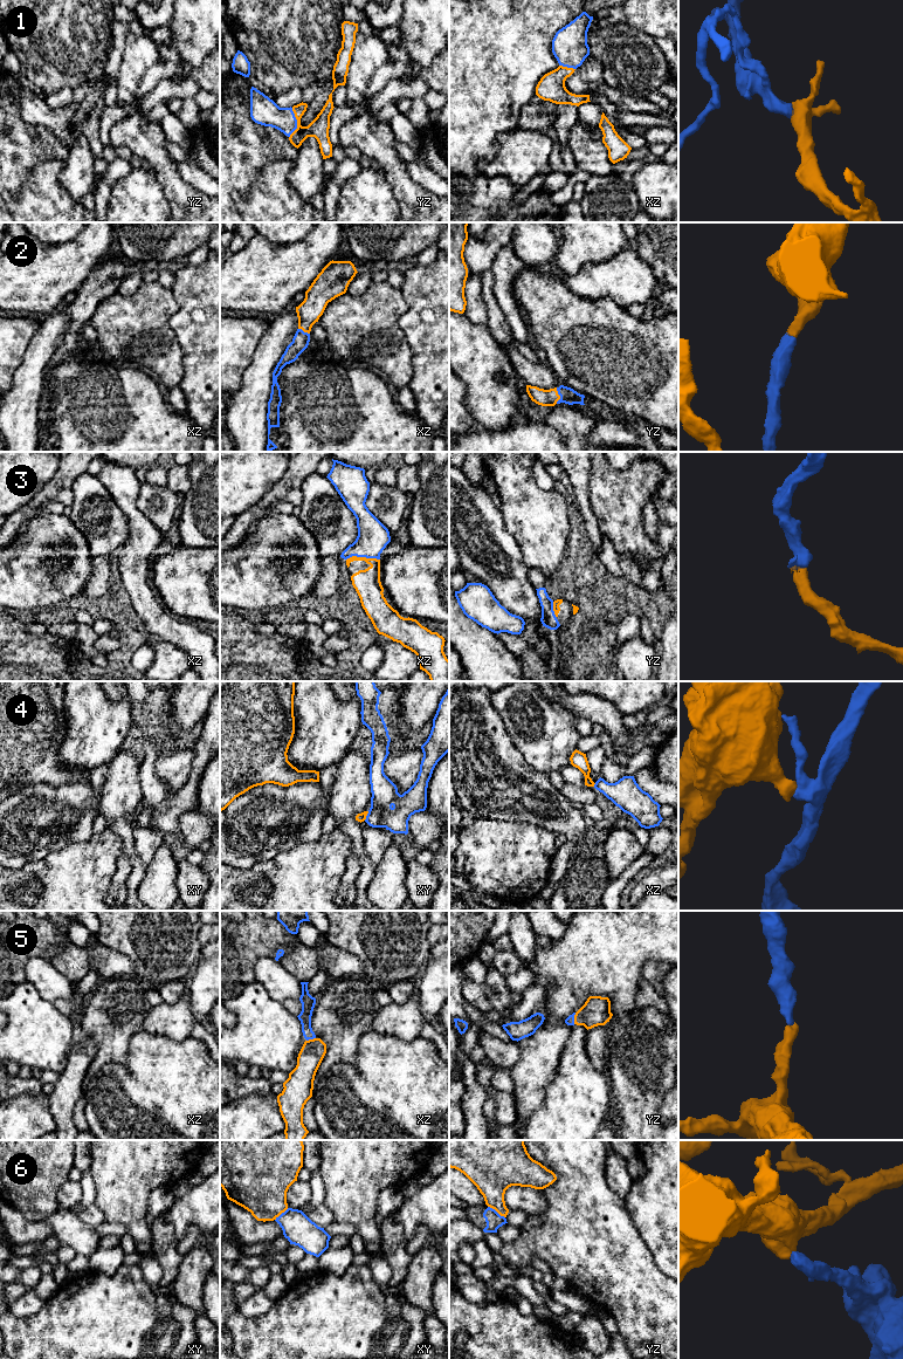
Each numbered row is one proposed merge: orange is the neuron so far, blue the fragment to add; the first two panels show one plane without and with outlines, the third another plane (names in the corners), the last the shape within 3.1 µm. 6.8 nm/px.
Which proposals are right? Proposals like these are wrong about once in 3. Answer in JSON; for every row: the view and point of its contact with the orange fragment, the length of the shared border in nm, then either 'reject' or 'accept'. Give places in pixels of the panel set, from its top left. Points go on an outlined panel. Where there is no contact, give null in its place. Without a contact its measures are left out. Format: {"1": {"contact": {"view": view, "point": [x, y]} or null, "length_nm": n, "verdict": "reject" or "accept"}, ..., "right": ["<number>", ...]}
{"1": {"contact": {"view": "yz", "point": [297, 123]}, "length_nm": 200, "verdict": "accept"}, "2": {"contact": {"view": "yz", "point": [559, 396]}, "length_nm": 110, "verdict": "accept"}, "3": {"contact": {"view": "xz", "point": [363, 557]}, "length_nm": 240, "verdict": "accept"}, "4": {"contact": {"view": "xy", "point": [366, 815]}, "length_nm": 70, "verdict": "reject"}, "5": {"contact": {"view": "yz", "point": [574, 1018]}, "length_nm": 80, "verdict": "accept"}, "6": {"contact": {"view": "yz", "point": [496, 1210]}, "length_nm": 150, "verdict": "reject"}, "right": ["1", "2", "3", "5"]}

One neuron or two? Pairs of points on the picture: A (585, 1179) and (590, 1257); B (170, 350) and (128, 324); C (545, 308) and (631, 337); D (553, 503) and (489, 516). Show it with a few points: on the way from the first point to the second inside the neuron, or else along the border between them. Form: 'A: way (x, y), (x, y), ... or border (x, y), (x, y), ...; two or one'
A: way (585, 1199), (587, 1237); one
B: way (159, 350), (138, 334); one
C: way (566, 327), (580, 337), (609, 337); one
D: border (498, 506), (503, 524), (515, 539); two

